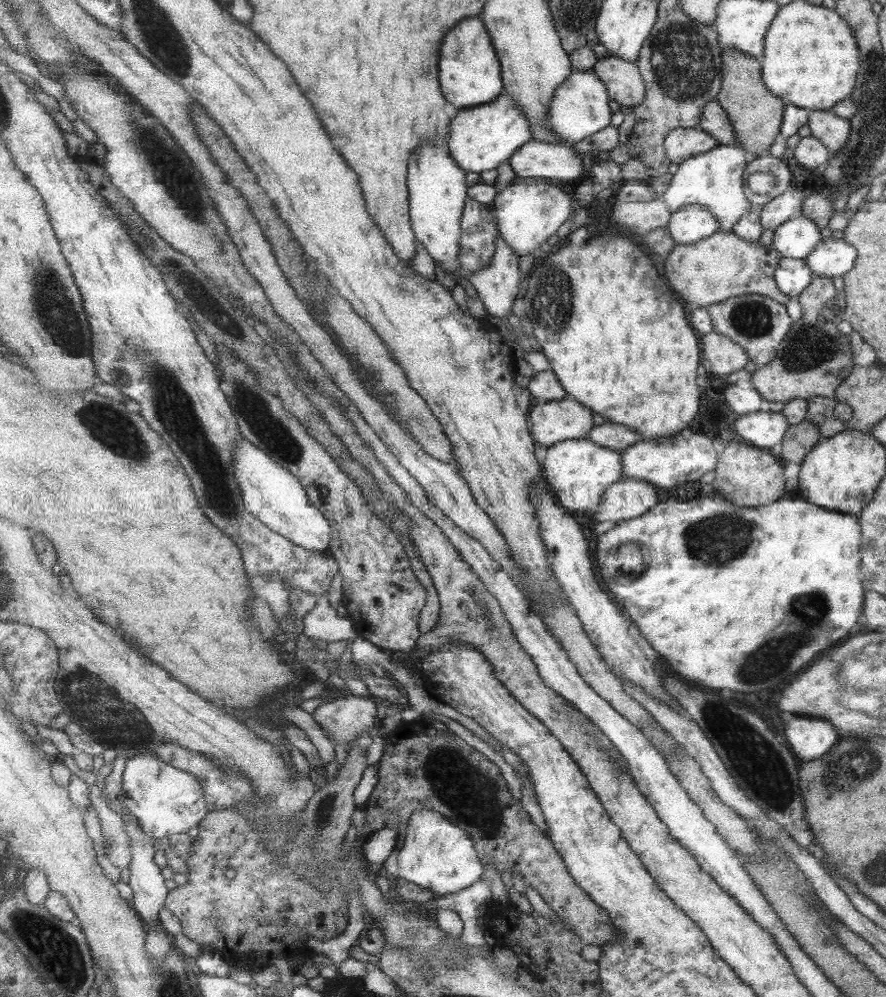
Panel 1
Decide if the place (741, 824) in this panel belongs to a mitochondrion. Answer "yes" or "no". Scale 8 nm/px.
no

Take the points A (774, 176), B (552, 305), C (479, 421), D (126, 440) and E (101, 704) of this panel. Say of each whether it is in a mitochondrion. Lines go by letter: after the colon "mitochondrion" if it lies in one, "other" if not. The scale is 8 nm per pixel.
A: other
B: mitochondrion
C: other
D: mitochondrion
E: mitochondrion

